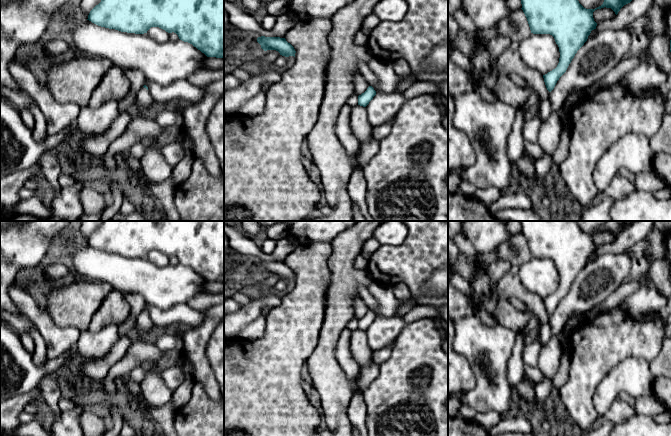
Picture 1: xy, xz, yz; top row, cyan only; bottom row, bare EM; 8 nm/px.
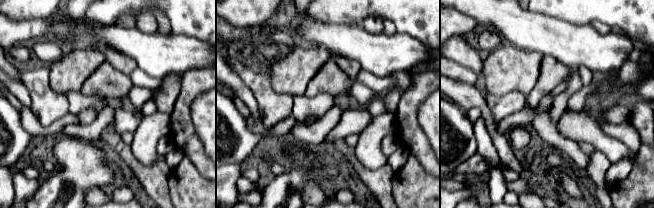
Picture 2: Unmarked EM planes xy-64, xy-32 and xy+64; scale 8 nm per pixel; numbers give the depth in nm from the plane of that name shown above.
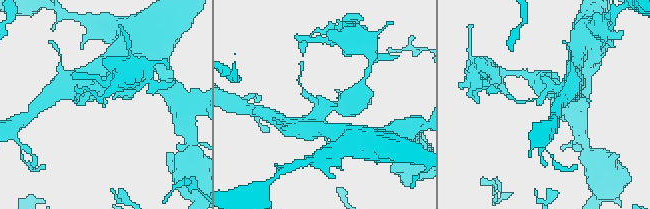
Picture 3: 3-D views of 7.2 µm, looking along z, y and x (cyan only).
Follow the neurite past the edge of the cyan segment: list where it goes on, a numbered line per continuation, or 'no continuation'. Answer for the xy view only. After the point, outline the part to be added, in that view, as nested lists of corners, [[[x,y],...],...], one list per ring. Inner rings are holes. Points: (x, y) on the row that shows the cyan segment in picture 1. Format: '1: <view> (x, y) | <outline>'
1: xy (144, 100) | [[[143,87],[136,95],[135,104],[140,110],[147,110],[153,107],[156,103],[149,90]]]

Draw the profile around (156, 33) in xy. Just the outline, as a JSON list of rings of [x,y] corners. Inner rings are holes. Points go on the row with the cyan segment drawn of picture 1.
[[[151,27],[147,34],[159,43],[168,42],[170,40],[170,33],[166,32],[165,30],[159,27]]]

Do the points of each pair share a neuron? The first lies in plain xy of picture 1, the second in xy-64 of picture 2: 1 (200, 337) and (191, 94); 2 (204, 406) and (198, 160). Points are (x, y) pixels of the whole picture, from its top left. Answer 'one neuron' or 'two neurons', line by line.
1: one neuron
2: two neurons

